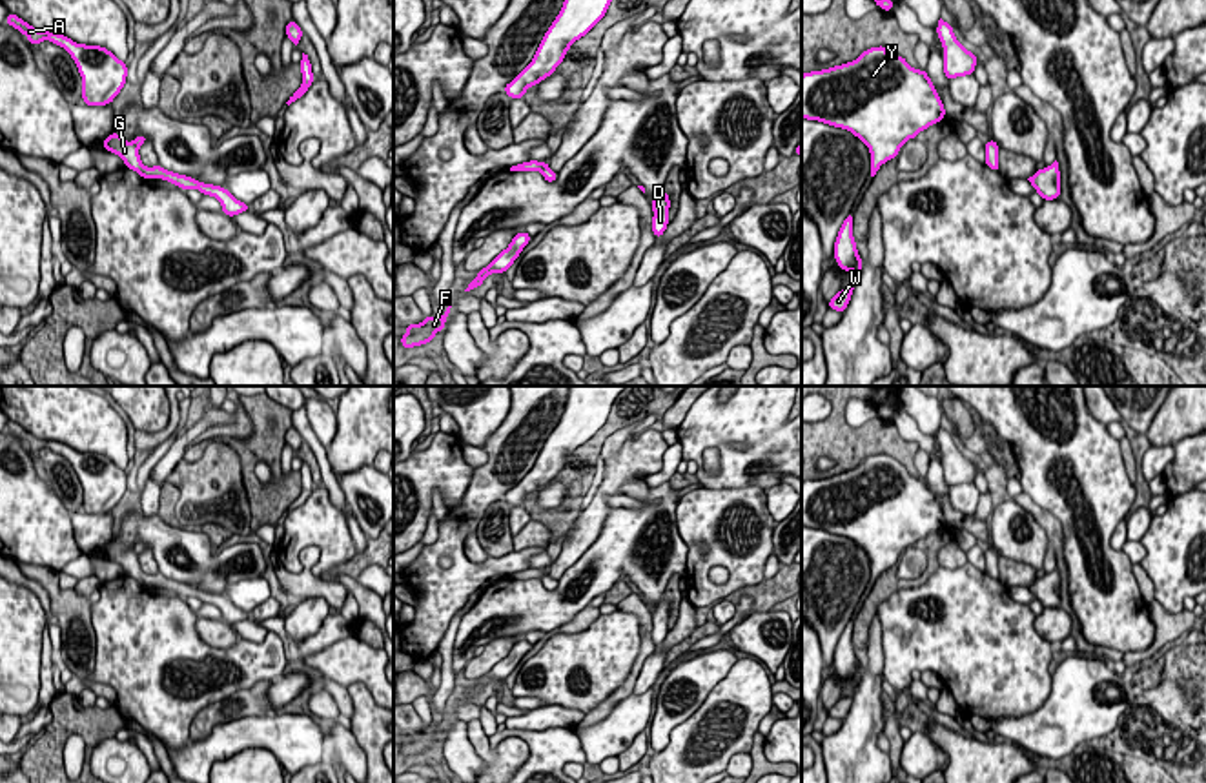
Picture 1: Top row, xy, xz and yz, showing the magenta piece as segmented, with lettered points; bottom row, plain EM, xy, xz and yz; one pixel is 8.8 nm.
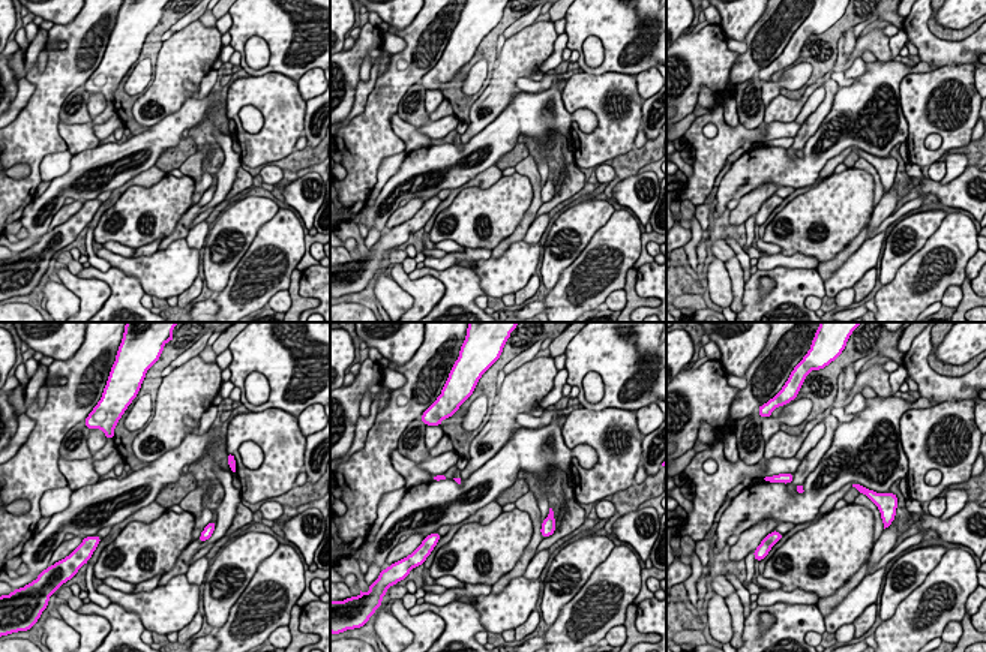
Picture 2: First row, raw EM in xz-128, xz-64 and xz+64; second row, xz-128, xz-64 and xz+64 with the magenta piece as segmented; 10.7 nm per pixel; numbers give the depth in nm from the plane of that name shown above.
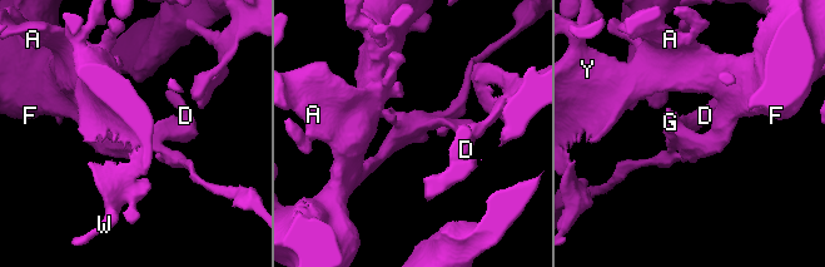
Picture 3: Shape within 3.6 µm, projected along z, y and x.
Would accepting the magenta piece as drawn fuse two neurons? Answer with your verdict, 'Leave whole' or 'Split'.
Split

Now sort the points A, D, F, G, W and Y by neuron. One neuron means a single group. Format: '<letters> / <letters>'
A D F W Y / G

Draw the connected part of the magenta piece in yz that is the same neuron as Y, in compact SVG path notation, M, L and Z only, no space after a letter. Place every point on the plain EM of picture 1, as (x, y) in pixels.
M885 453L865 457L856 468L802 483L802 526L849 537L871 561L871 585L882 572L896 566L900 555L945 524L929 483L915 477Z

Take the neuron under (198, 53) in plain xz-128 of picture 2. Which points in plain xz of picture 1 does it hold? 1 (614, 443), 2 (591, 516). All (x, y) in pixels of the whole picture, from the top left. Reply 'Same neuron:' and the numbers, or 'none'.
Same neuron: 2

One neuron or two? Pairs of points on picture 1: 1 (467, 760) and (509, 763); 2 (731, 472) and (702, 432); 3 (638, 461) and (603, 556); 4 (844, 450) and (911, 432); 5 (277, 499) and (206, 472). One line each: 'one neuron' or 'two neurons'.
1: two neurons
2: one neuron
3: two neurons
4: two neurons
5: two neurons

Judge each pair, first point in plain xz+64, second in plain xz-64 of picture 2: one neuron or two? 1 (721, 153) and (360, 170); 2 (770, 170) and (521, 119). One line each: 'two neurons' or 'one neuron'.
1: one neuron
2: one neuron

